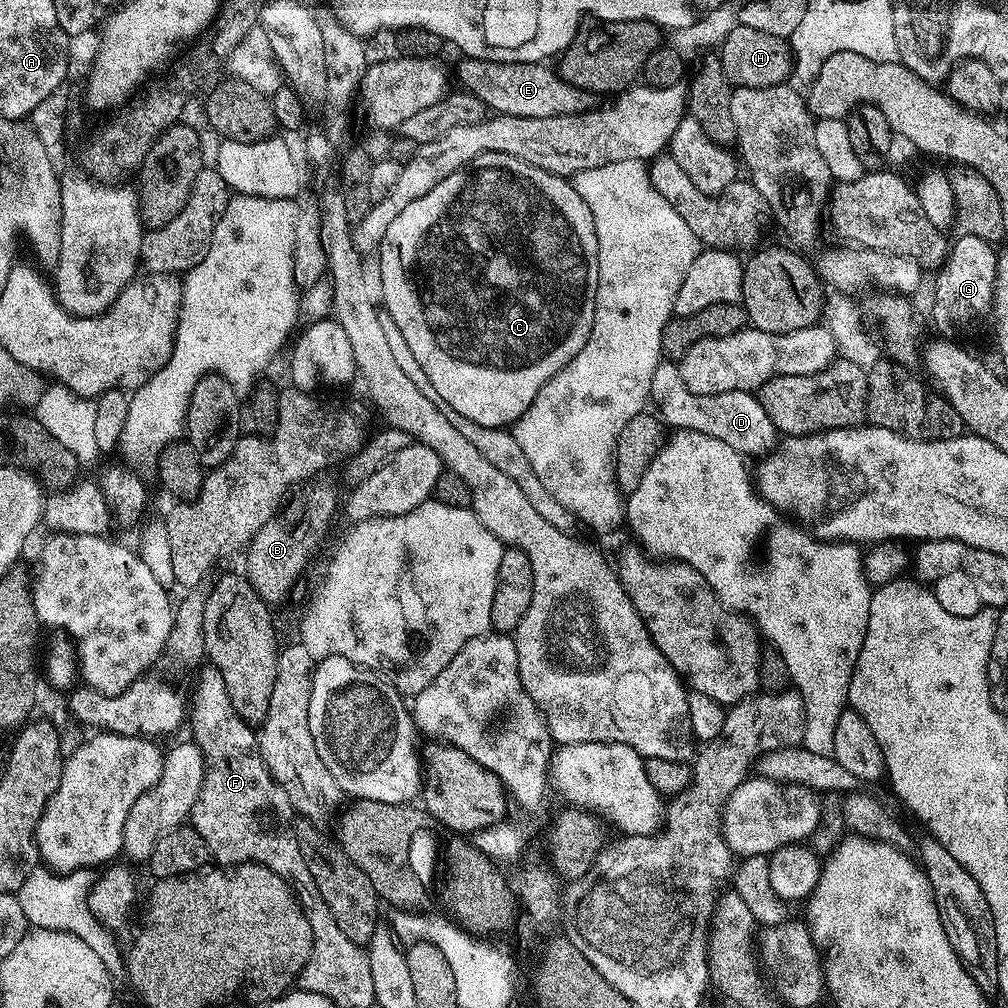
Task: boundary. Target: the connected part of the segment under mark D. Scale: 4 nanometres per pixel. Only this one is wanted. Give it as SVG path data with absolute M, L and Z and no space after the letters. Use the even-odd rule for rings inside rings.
M662 360L652 378L650 397L655 404L661 421L671 429L680 431L696 430L710 438L721 439L728 446L738 450L746 458L752 456L767 457L777 447L778 433L763 409L757 395L746 391L727 391L718 395L694 395L682 382L679 365ZM670 425L670 426L669 426ZM776 444L776 446L775 446Z

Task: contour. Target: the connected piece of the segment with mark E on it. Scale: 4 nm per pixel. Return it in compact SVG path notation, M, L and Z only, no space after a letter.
M473 56L461 61L459 87L481 100L485 109L501 116L554 118L575 112L587 112L593 107L593 93L570 86L553 69L551 72L547 63L511 64L479 60Z

